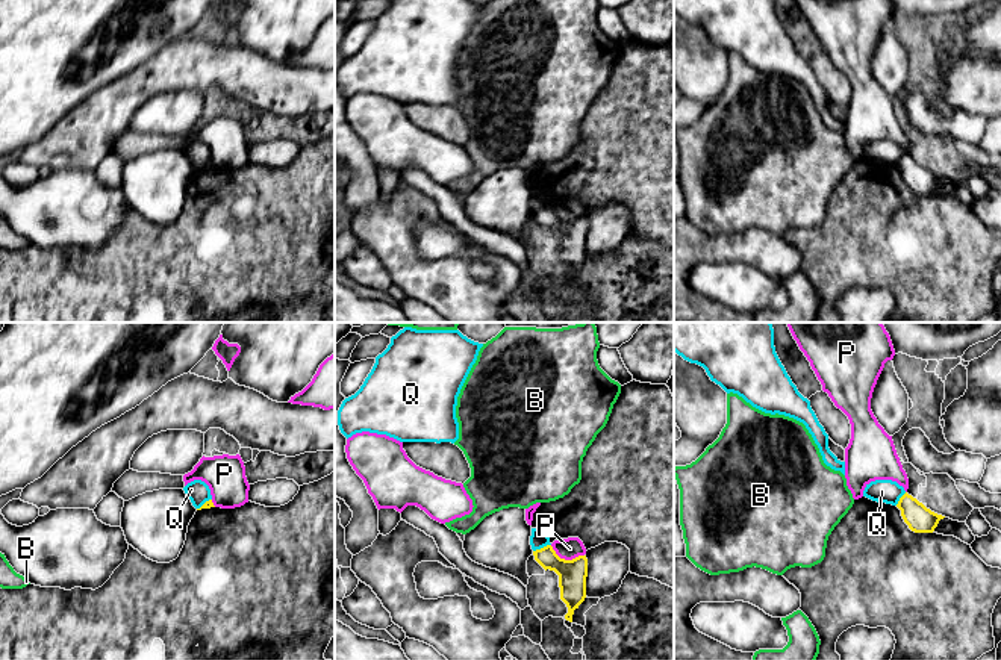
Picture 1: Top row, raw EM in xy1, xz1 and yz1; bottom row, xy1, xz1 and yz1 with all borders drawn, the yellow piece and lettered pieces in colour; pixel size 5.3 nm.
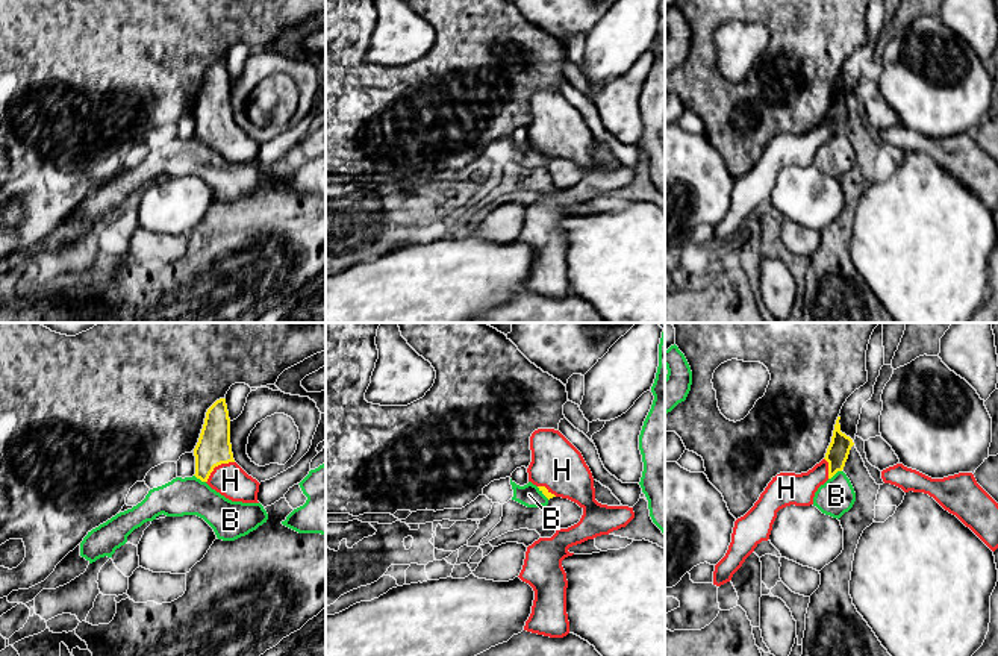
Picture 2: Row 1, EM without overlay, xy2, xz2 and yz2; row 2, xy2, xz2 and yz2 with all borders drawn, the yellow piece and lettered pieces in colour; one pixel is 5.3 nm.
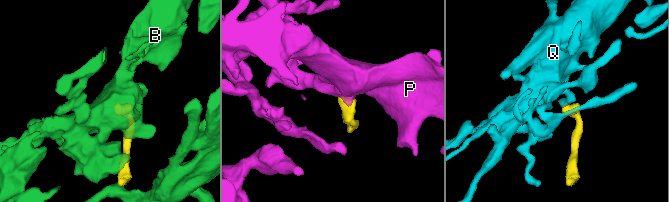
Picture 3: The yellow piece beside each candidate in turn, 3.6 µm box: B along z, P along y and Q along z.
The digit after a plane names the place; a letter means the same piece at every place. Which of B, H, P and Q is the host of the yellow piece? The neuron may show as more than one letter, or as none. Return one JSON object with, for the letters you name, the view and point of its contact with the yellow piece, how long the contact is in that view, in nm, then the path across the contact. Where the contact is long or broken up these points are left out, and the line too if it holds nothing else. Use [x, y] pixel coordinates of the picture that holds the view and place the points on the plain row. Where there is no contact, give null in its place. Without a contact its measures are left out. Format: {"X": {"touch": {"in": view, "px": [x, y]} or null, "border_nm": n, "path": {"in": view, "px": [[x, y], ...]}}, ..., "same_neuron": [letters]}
{"H": {"touch": {"in": "xy2", "px": [217, 126]}, "border_nm": 190, "path": {"in": "xy2", "px": [[214, 108], [217, 126], [230, 141]]}}, "same_neuron": ["H"]}

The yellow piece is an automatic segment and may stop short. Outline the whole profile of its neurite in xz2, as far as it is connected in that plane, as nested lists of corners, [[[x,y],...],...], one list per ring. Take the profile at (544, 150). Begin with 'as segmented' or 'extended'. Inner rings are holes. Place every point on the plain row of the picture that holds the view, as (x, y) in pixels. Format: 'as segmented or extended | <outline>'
extended | [[[535,91],[530,97],[530,111],[529,142],[536,145],[548,161],[553,158],[568,159],[583,170],[577,185],[568,189],[557,189],[551,198],[539,198],[527,208],[524,226],[518,236],[535,251],[532,274],[526,282],[524,291],[550,298],[563,298],[569,294],[569,282],[566,274],[568,241],[562,221],[574,215],[568,209],[625,188],[635,179],[635,173],[628,167],[607,167],[595,161],[594,138],[589,127],[582,114],[559,91]]]

